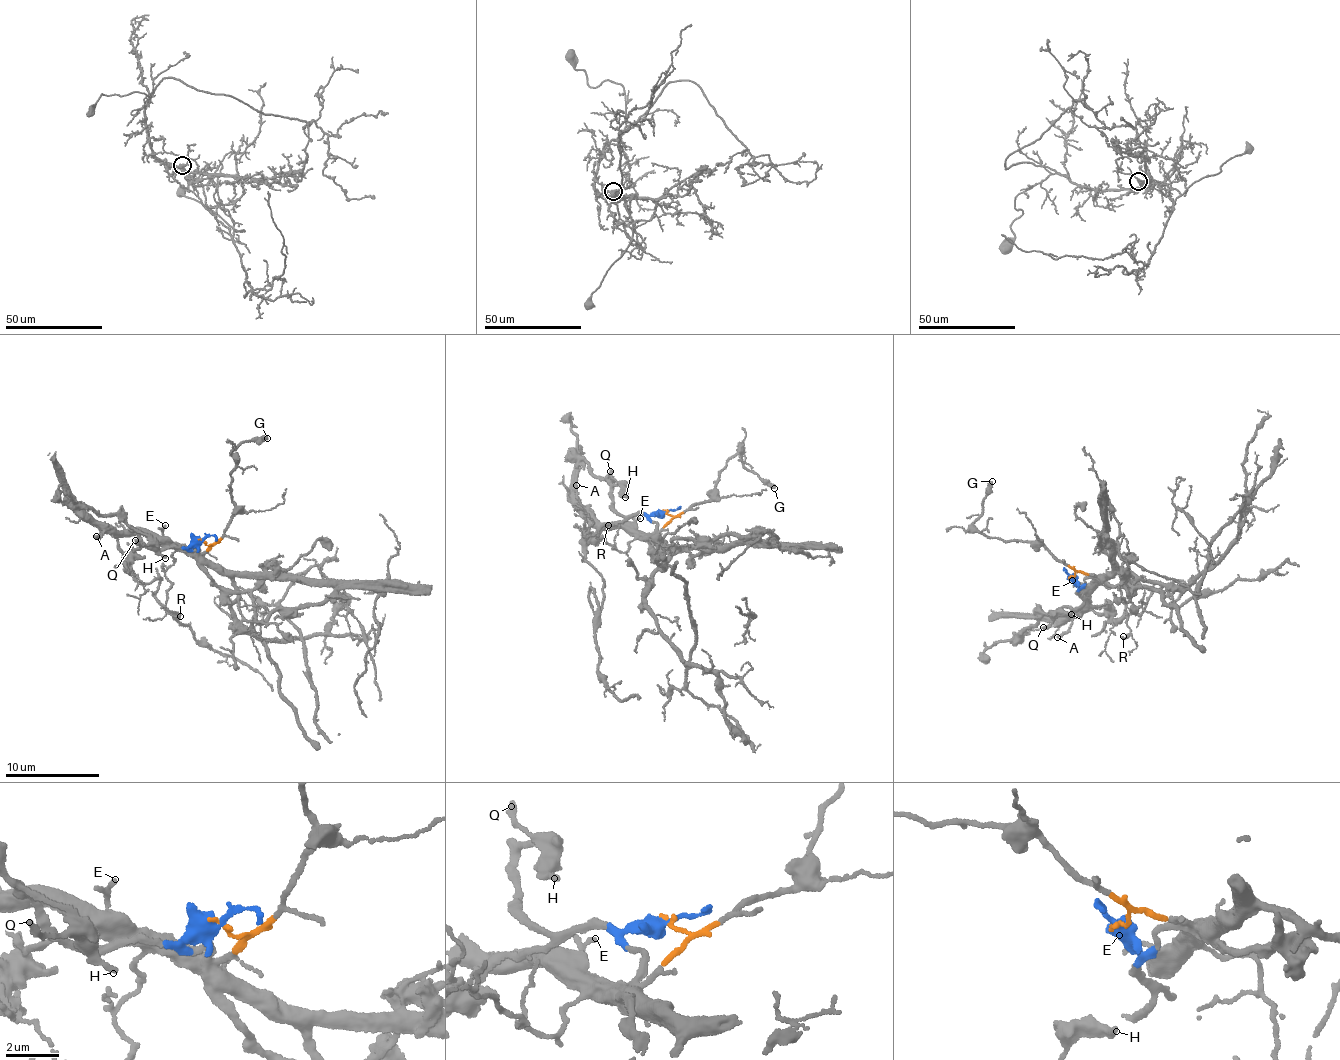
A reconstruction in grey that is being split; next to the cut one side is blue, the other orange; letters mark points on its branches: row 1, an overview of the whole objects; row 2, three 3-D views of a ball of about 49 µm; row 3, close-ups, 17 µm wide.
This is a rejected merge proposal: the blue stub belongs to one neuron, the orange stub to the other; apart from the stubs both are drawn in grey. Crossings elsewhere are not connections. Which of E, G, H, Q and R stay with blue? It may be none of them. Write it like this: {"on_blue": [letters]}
{"on_blue": ["H", "Q"]}

